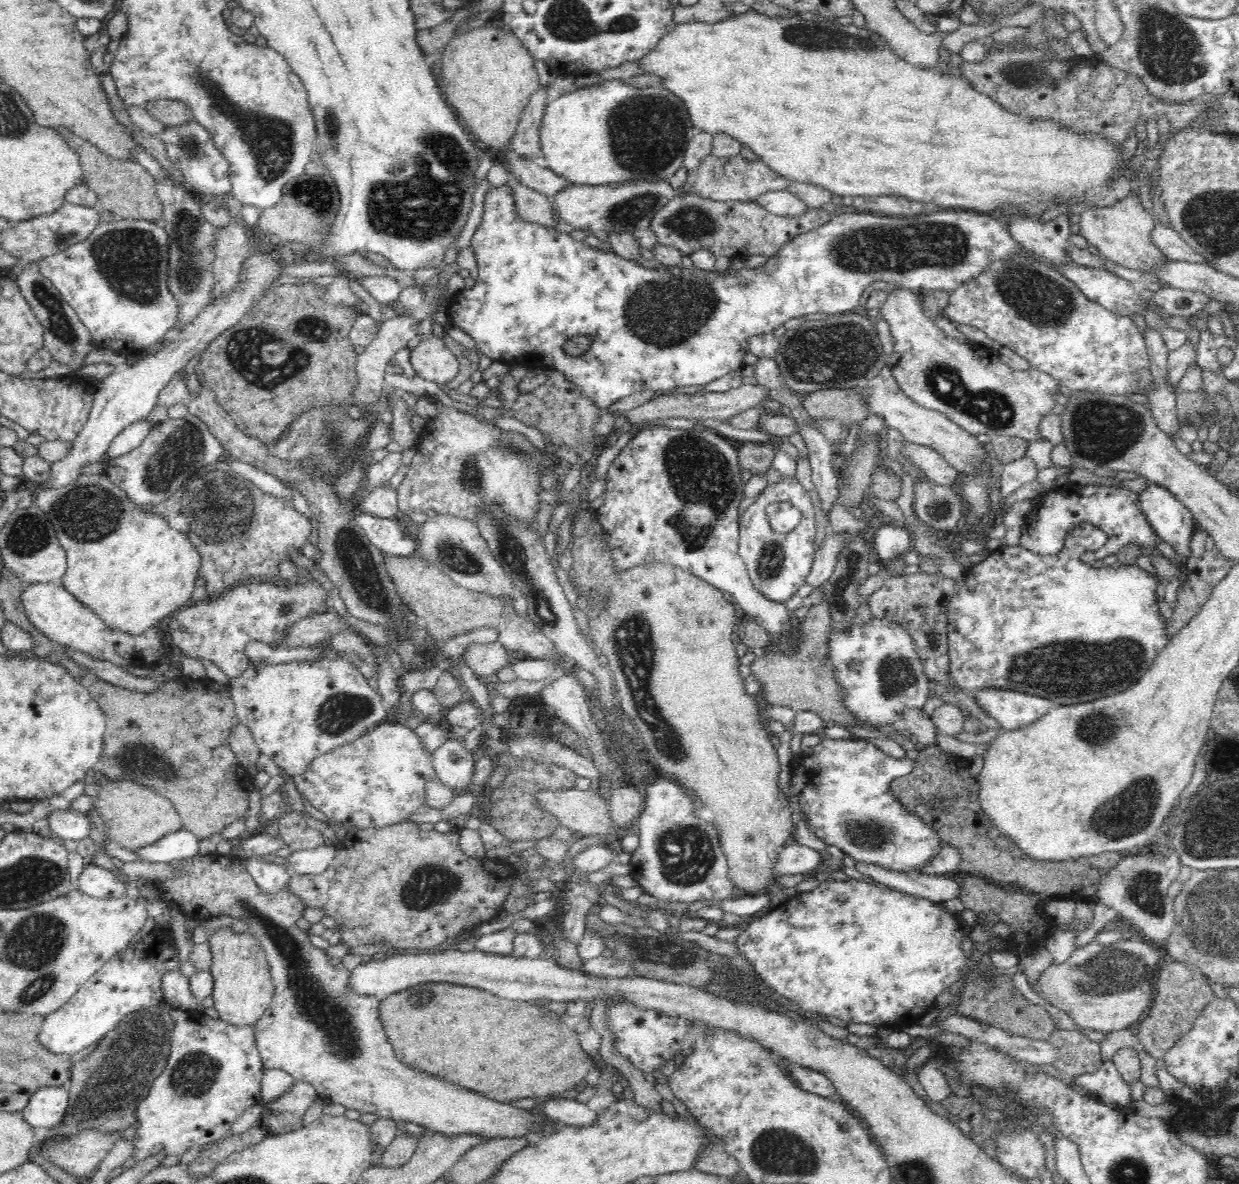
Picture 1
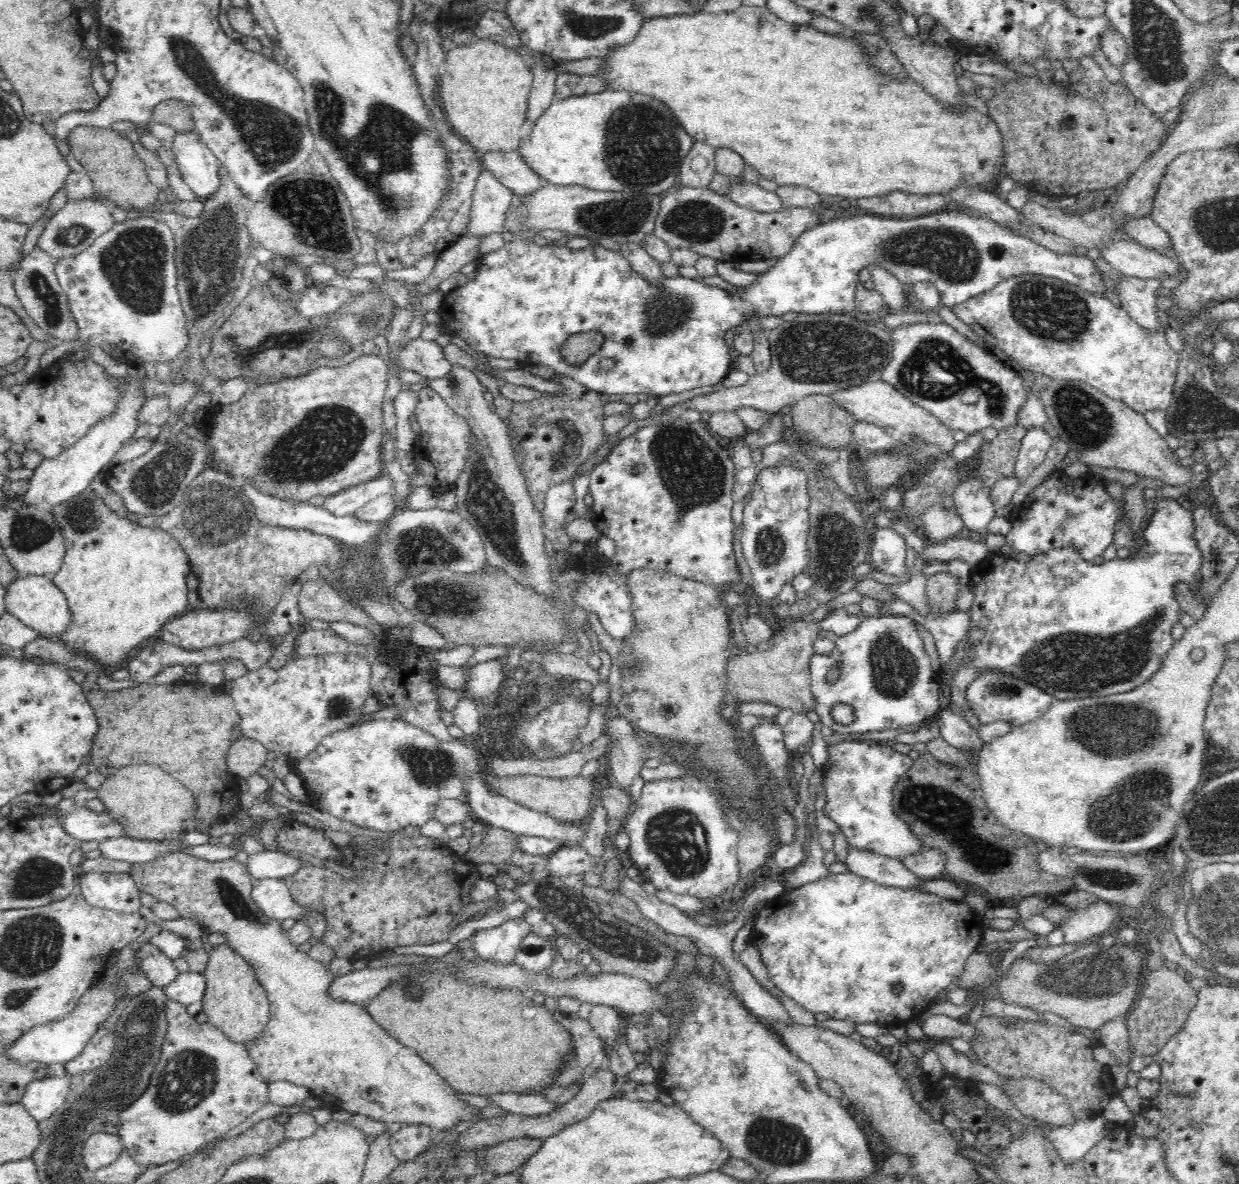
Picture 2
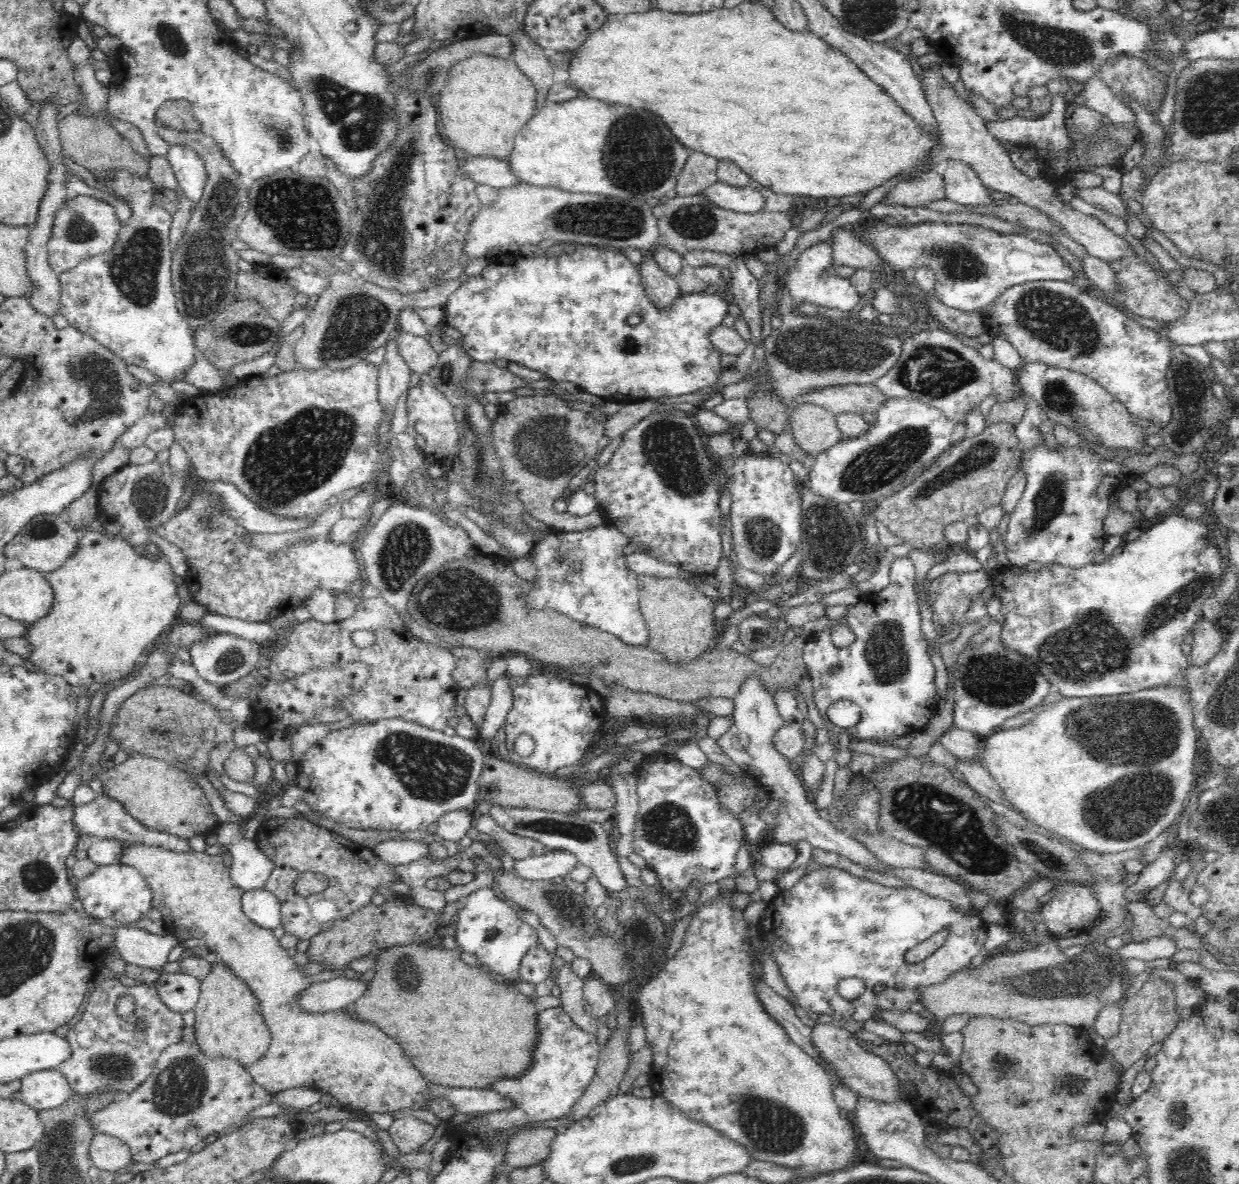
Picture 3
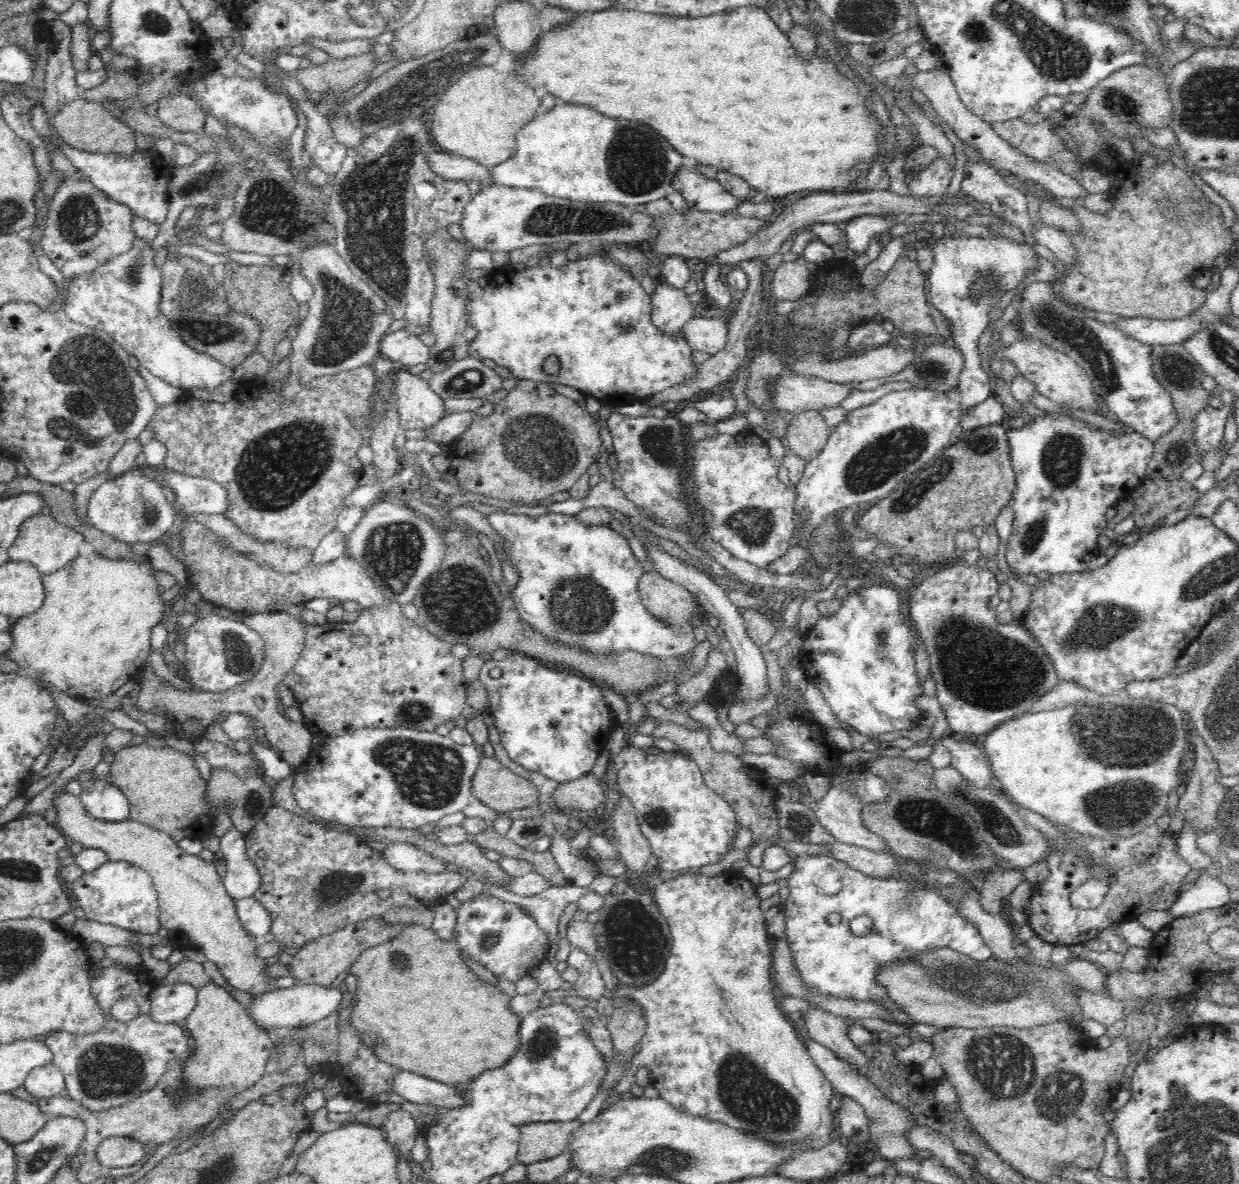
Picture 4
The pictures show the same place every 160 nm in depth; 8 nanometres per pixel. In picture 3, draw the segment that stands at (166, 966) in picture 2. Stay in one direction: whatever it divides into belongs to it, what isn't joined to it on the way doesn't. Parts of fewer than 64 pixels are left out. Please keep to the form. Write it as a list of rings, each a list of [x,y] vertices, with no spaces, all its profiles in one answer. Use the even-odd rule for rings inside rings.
[[[118,927],[116,948],[122,959],[142,968],[164,973],[172,947],[179,942],[169,933],[158,936],[143,929]]]

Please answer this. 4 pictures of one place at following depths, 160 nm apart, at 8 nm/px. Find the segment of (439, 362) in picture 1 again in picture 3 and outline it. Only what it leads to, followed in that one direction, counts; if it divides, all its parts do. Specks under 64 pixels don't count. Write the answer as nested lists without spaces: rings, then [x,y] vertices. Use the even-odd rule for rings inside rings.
[[[399,330],[396,335],[400,355],[404,357],[406,364],[416,374],[428,374],[438,366],[439,353],[424,336],[414,336]]]

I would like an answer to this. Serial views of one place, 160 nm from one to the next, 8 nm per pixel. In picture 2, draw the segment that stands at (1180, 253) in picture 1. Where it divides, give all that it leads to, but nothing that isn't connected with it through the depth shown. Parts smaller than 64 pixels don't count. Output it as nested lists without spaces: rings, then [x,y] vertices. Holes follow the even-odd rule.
[[[1152,218],[1139,220],[1127,219],[1124,229],[1128,231],[1131,240],[1141,243],[1143,247],[1155,250],[1156,252],[1174,250],[1174,241],[1170,239],[1168,231],[1162,229]]]

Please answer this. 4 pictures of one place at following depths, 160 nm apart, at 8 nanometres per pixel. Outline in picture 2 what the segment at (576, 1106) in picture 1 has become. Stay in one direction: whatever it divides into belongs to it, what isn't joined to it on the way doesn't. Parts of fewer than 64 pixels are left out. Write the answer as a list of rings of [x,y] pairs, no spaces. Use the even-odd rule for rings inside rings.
[[[496,1094],[488,1096],[492,1106],[502,1108],[508,1113],[523,1115],[546,1115],[554,1112],[558,1104],[540,1094]]]

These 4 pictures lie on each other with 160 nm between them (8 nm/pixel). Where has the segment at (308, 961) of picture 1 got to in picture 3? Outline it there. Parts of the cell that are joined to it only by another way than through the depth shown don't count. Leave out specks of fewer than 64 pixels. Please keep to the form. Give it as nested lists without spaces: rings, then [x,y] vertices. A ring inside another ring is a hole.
[[[130,843],[130,846],[126,848],[126,852],[122,854],[120,858],[121,864],[126,866],[131,866],[135,868],[144,877],[145,883],[148,885],[148,889],[152,891],[152,908],[157,909],[163,917],[163,924],[167,933],[174,932],[174,928],[182,926],[186,928],[193,938],[204,940],[204,947],[210,949],[210,951],[217,954],[218,961],[225,962],[229,965],[229,968],[235,972],[236,975],[240,975],[248,986],[252,988],[252,991],[256,993],[258,1001],[260,1001],[260,1010],[264,1015],[264,1020],[266,1020],[268,1029],[271,1033],[271,1043],[269,1044],[268,1050],[259,1058],[256,1059],[251,1065],[247,1066],[248,1072],[252,1075],[252,1078],[258,1082],[260,1085],[264,1085],[270,1092],[277,1093],[278,1091],[283,1091],[286,1089],[291,1089],[294,1087],[309,1087],[317,1089],[318,1091],[326,1094],[330,1094],[336,1102],[350,1110],[365,1110],[367,1114],[390,1114],[392,1112],[402,1113],[402,1110],[426,1110],[428,1108],[428,1102],[432,1100],[432,1091],[430,1091],[430,1082],[426,1080],[424,1074],[414,1066],[414,1062],[410,1060],[410,1056],[406,1054],[406,1050],[394,1042],[388,1034],[384,1034],[376,1024],[372,1022],[366,1022],[366,1020],[360,1020],[354,1011],[349,1011],[349,1009],[328,1009],[326,1012],[310,1012],[306,1009],[302,1009],[298,1005],[298,1000],[302,998],[302,994],[312,986],[315,982],[312,982],[312,974],[304,972],[296,960],[292,956],[288,956],[287,948],[280,945],[280,940],[274,936],[273,930],[268,928],[261,928],[258,924],[255,924],[246,914],[243,912],[243,895],[245,894],[245,889],[241,888],[240,885],[236,885],[232,881],[232,875],[230,875],[230,866],[224,864],[224,858],[218,853],[217,855],[210,855],[204,853],[204,851],[194,851],[188,852],[188,854],[174,854],[173,852],[168,852],[163,848],[158,848],[157,846],[146,846],[145,844]]]

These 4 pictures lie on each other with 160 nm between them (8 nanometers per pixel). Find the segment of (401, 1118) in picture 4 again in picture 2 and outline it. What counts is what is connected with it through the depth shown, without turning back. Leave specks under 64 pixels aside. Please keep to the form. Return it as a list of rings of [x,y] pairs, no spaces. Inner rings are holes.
[[[403,1124],[402,1127],[391,1133],[391,1151],[400,1162],[415,1159],[430,1142],[431,1128],[418,1124]]]

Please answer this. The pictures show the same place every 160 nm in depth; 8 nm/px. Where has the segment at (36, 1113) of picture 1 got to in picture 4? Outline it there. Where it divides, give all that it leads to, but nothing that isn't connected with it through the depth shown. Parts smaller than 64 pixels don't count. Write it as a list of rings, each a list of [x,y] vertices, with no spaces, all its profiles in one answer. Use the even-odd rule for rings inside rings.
[[[54,1063],[30,1071],[23,1086],[32,1096],[44,1099],[60,1096],[66,1091],[63,1072]]]

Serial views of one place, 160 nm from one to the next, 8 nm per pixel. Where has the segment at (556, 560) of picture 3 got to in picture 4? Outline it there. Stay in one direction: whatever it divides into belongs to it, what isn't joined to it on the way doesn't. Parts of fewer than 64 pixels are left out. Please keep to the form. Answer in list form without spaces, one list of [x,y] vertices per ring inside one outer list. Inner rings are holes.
[[[494,512],[486,516],[493,528],[508,539],[509,560],[520,576],[513,592],[516,608],[525,623],[530,623],[552,641],[582,645],[592,653],[633,650],[636,652],[669,657],[690,654],[698,644],[694,629],[702,624],[694,622],[684,630],[673,630],[662,624],[647,612],[639,595],[639,582],[643,575],[642,567],[634,559],[628,538],[618,534],[609,524],[583,525],[576,515],[555,513],[542,516],[504,514]]]

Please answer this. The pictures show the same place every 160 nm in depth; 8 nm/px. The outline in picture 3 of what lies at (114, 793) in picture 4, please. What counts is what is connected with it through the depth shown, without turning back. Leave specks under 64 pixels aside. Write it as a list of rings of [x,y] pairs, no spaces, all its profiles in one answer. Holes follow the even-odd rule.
[[[105,794],[96,795],[95,798],[84,805],[78,805],[75,808],[74,820],[75,828],[80,835],[96,837],[97,840],[121,840],[130,843],[145,844],[146,846],[157,846],[174,854],[188,854],[194,852],[192,845],[187,839],[182,839],[176,835],[163,832],[152,832],[145,826],[142,826],[136,819],[132,818],[123,809],[123,806],[117,800],[112,800]]]

